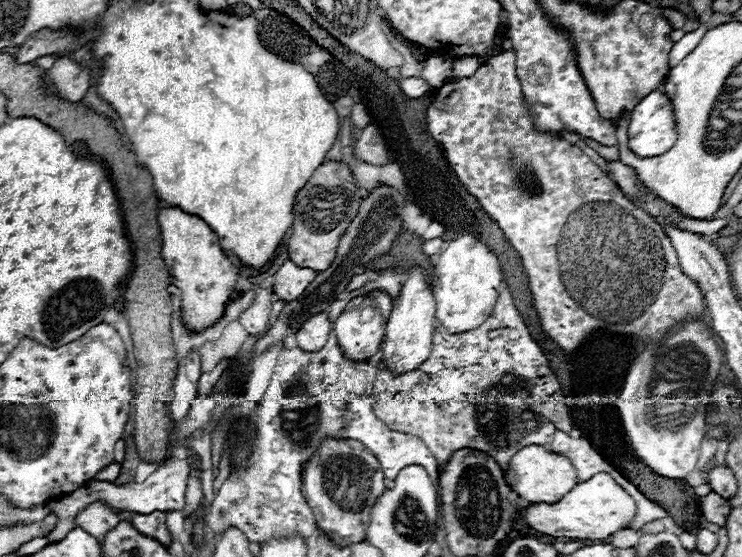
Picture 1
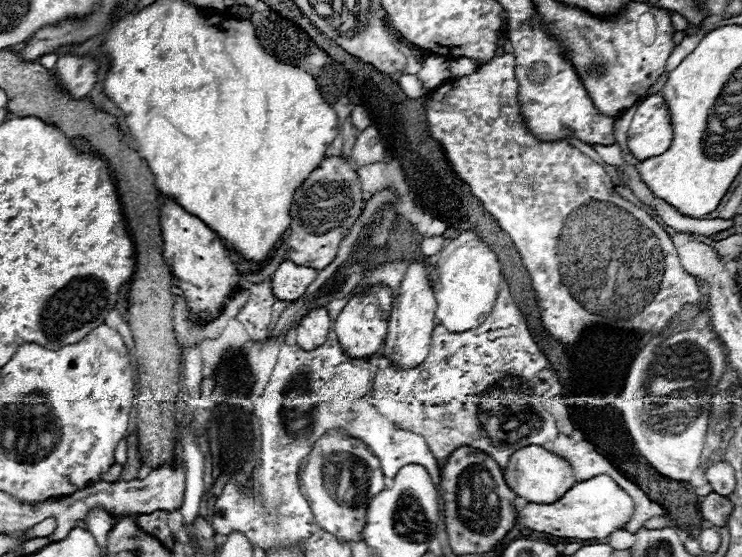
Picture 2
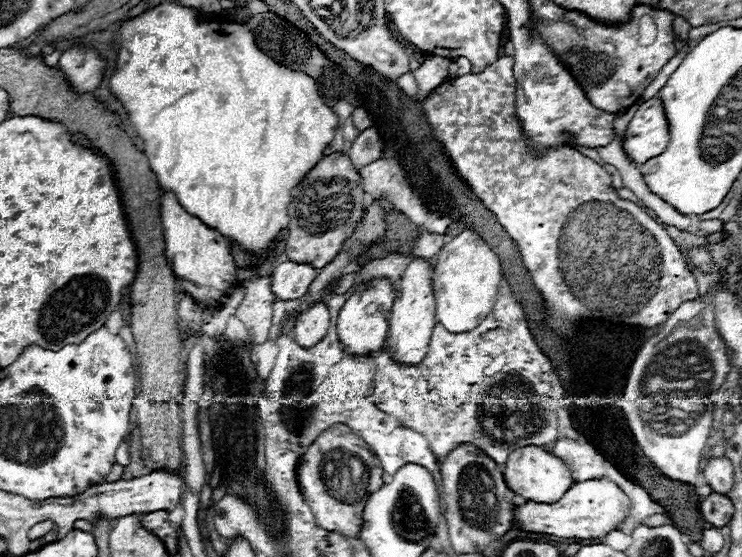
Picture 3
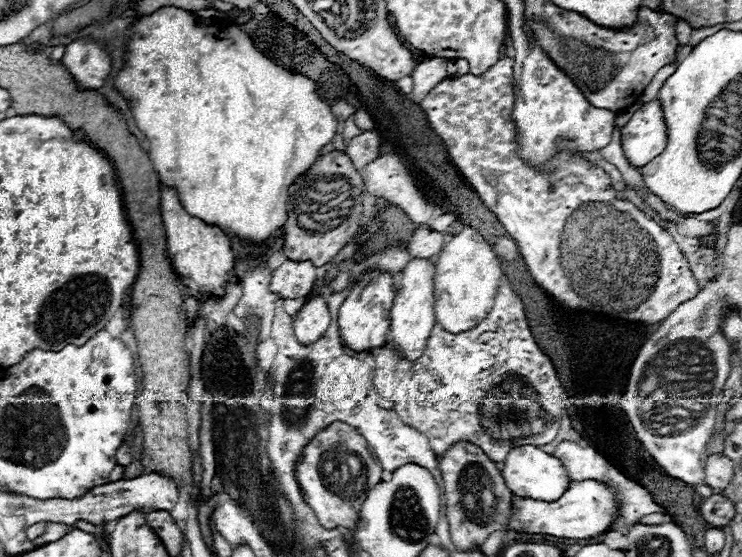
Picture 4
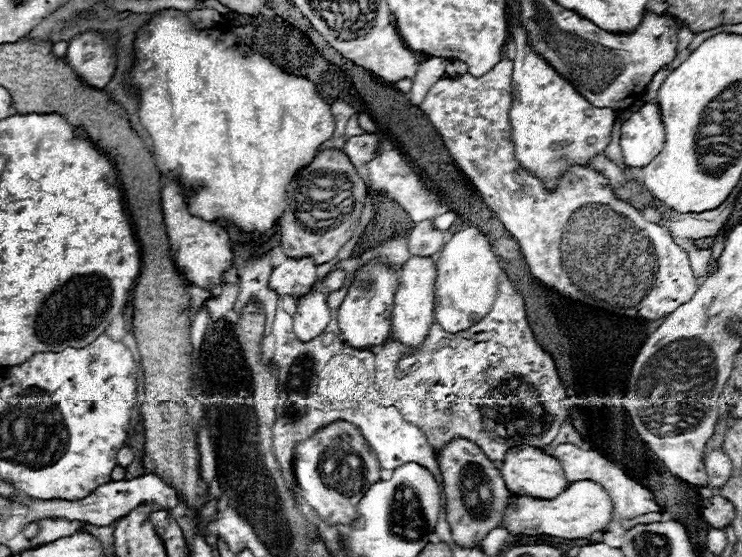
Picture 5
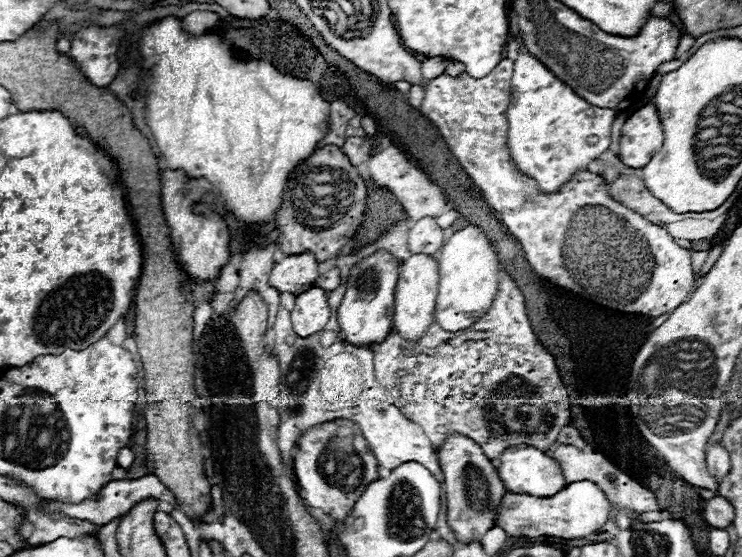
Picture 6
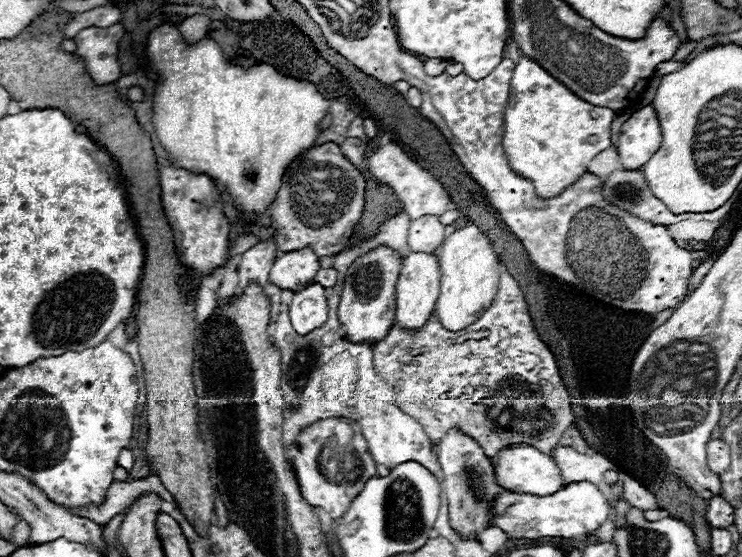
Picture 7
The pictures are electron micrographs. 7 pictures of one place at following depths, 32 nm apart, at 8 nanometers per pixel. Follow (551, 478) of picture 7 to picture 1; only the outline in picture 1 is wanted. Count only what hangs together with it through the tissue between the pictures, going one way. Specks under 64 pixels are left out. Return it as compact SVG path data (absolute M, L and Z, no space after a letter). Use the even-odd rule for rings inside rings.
M536 444L518 450L514 454L514 460L510 460L510 468L504 472L504 476L506 476L506 482L512 486L512 490L520 498L524 498L532 504L558 502L558 500L562 500L562 496L566 496L578 484L576 468L572 466L572 462L566 456L556 454L556 452L548 452Z

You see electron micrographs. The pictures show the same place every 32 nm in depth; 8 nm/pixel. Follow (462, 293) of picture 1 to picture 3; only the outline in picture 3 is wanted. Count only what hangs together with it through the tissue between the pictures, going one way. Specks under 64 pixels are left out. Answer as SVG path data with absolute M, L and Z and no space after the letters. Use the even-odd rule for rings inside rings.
M464 230L438 252L438 262L432 274L436 320L454 334L476 328L490 314L496 302L500 280L502 268L498 256L474 230Z

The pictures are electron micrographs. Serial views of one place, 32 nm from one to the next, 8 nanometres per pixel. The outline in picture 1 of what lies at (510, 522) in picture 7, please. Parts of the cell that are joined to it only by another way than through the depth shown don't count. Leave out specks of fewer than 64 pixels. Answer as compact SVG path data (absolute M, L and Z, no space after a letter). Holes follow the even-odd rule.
M600 472L594 478L576 484L562 500L554 504L530 504L524 510L524 520L530 528L548 536L568 536L580 540L602 540L630 526L636 514L636 504L630 494L618 486L610 474Z

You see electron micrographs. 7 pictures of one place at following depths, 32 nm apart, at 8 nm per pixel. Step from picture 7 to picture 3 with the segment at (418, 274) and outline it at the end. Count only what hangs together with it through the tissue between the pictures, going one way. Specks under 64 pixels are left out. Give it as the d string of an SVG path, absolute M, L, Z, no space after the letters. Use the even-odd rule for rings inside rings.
M414 258L406 266L406 272L400 280L400 286L398 286L398 292L394 298L394 306L392 306L390 318L388 318L388 336L386 336L384 348L386 348L386 352L390 352L390 356L396 362L406 364L406 366L416 366L424 360L424 356L428 352L432 328L436 326L434 310L436 310L436 302L434 302L434 294L432 294L432 266L422 258Z

